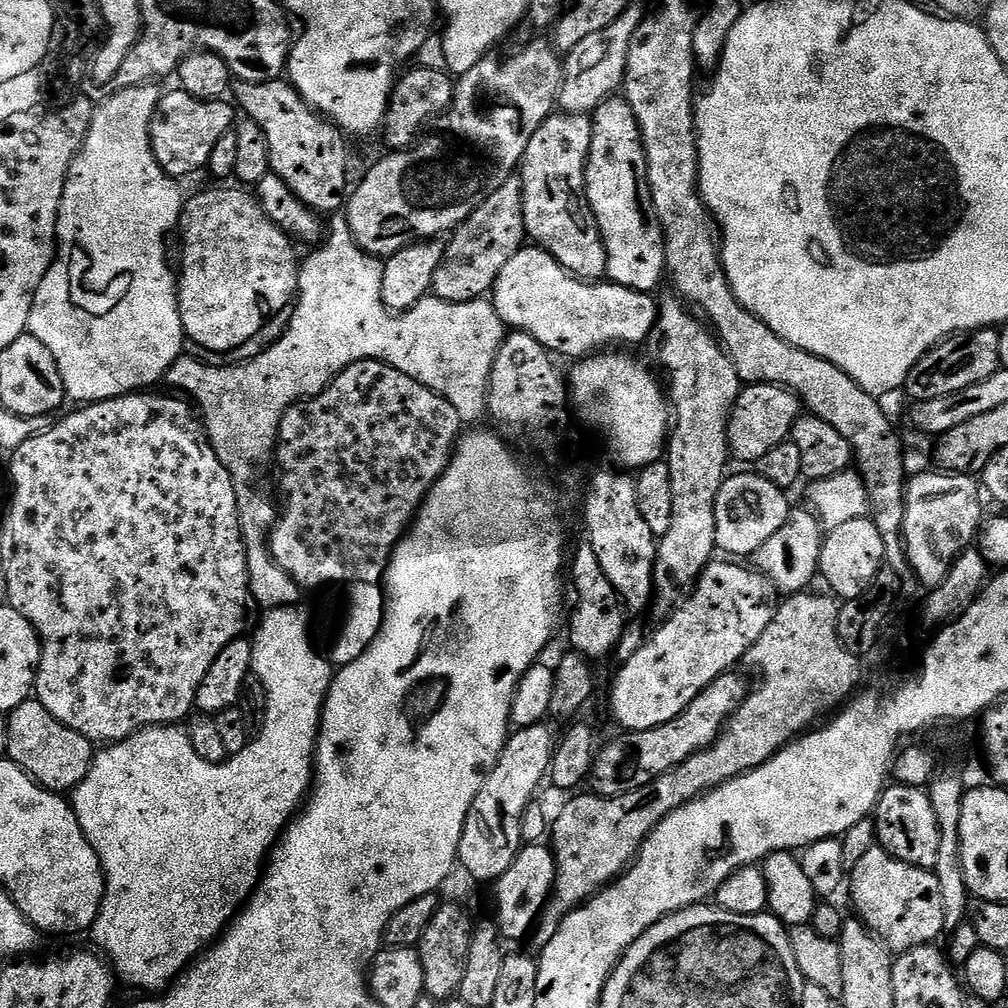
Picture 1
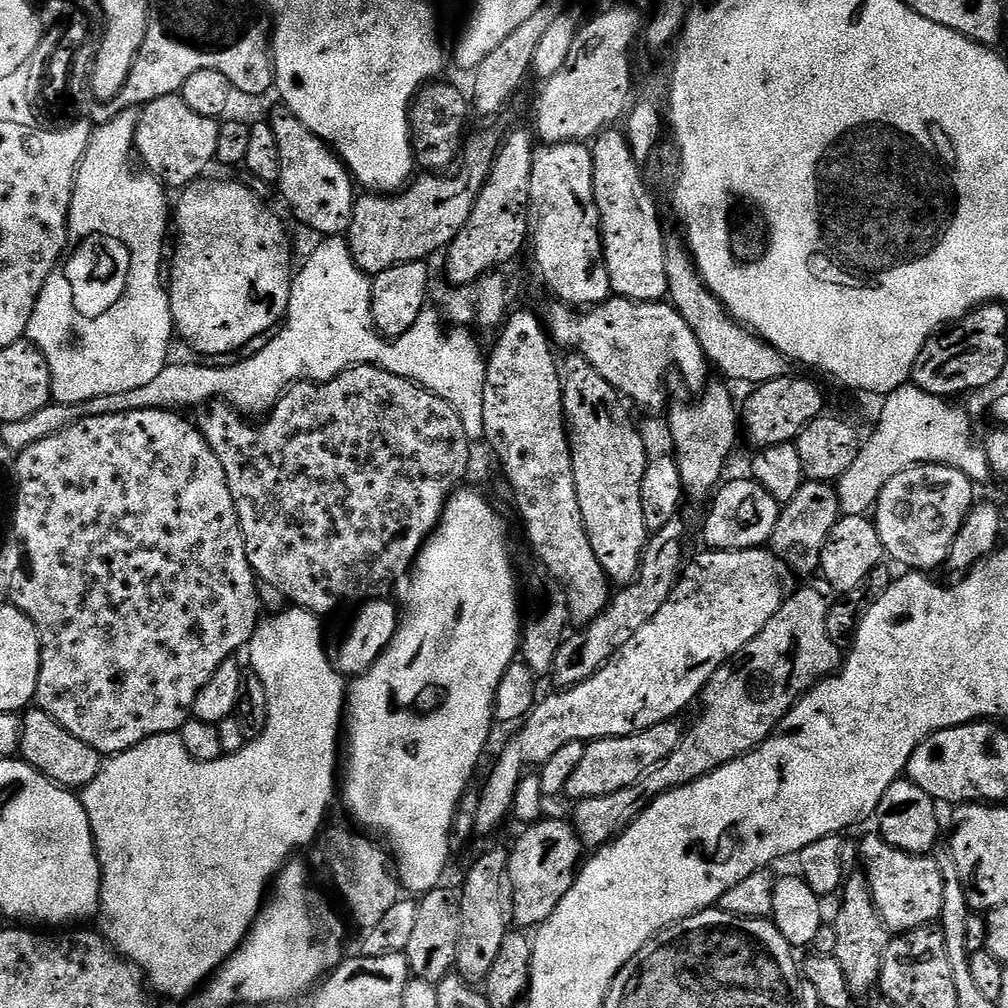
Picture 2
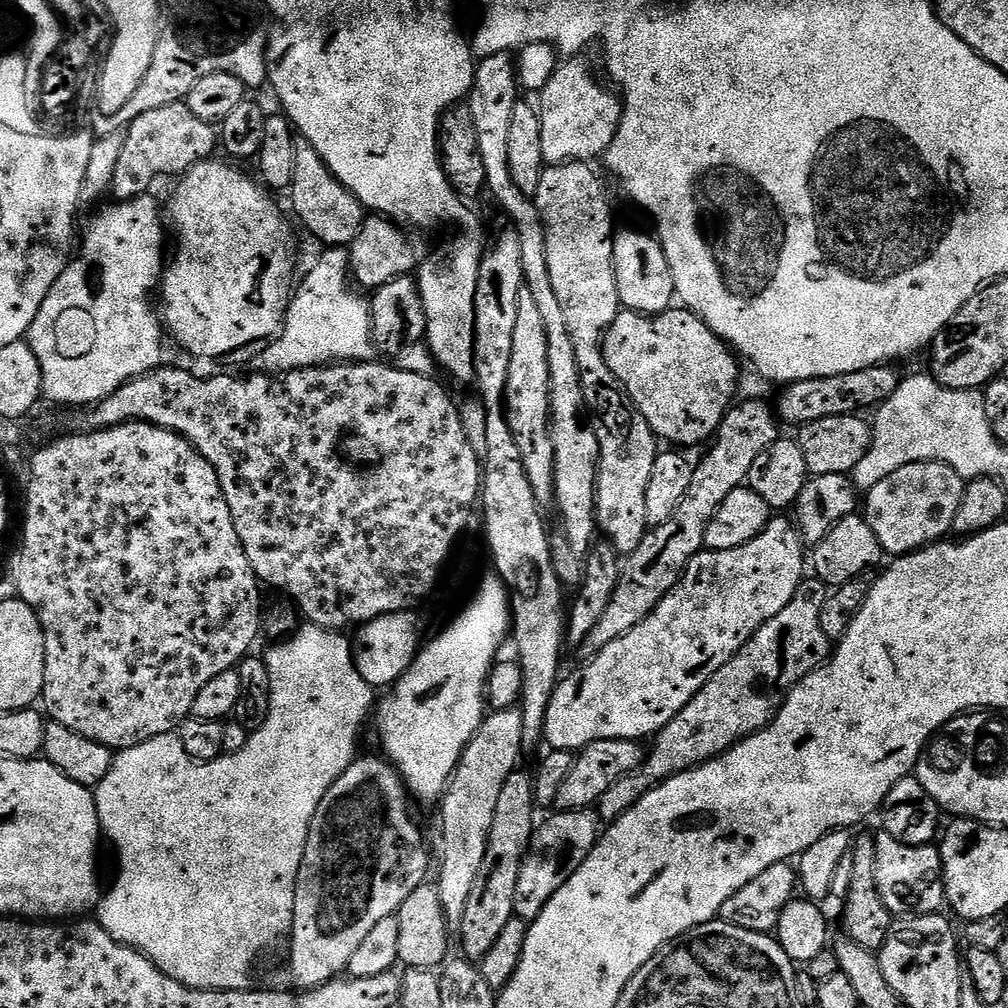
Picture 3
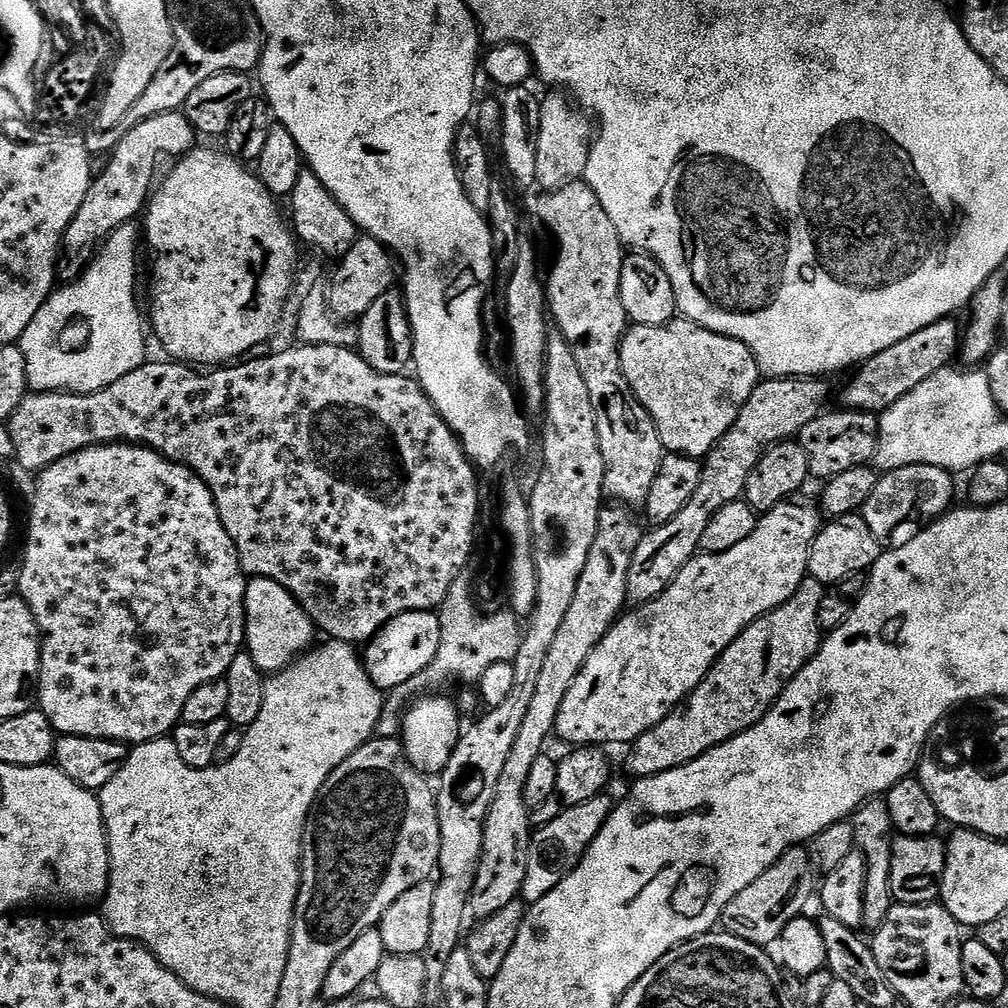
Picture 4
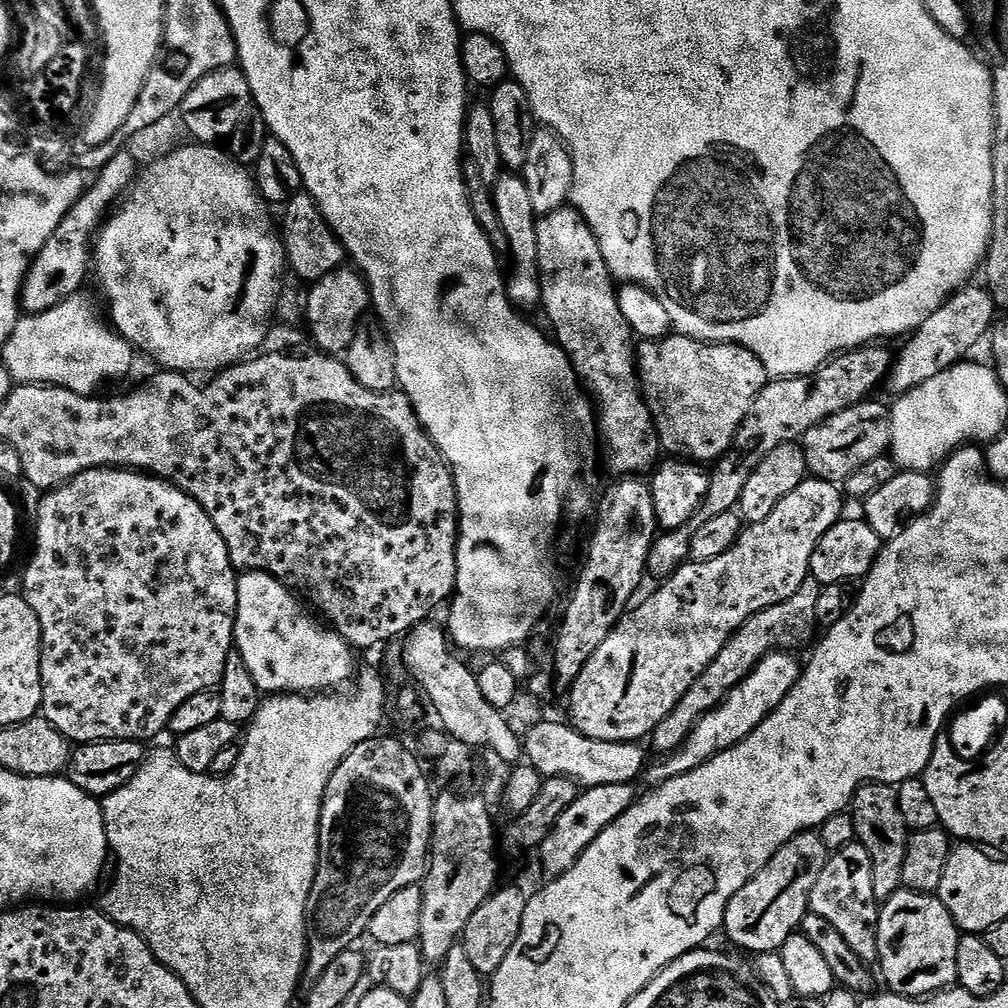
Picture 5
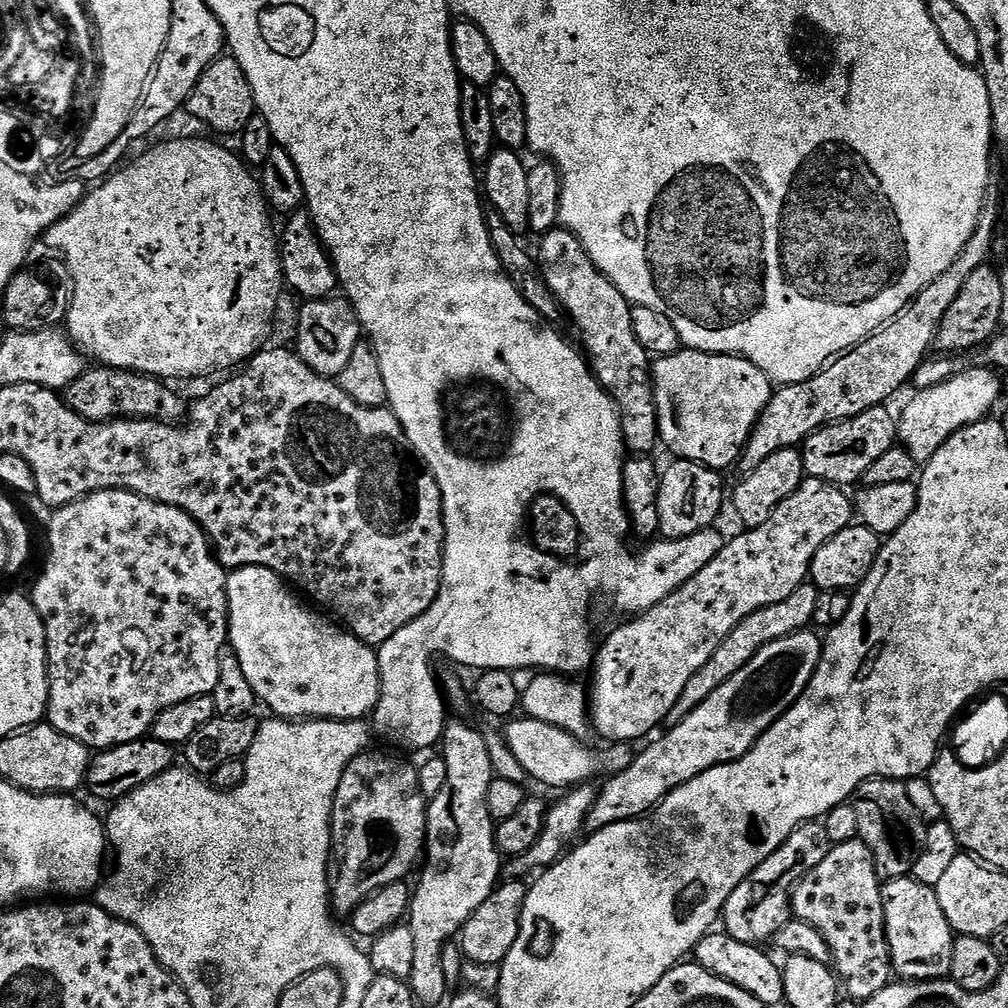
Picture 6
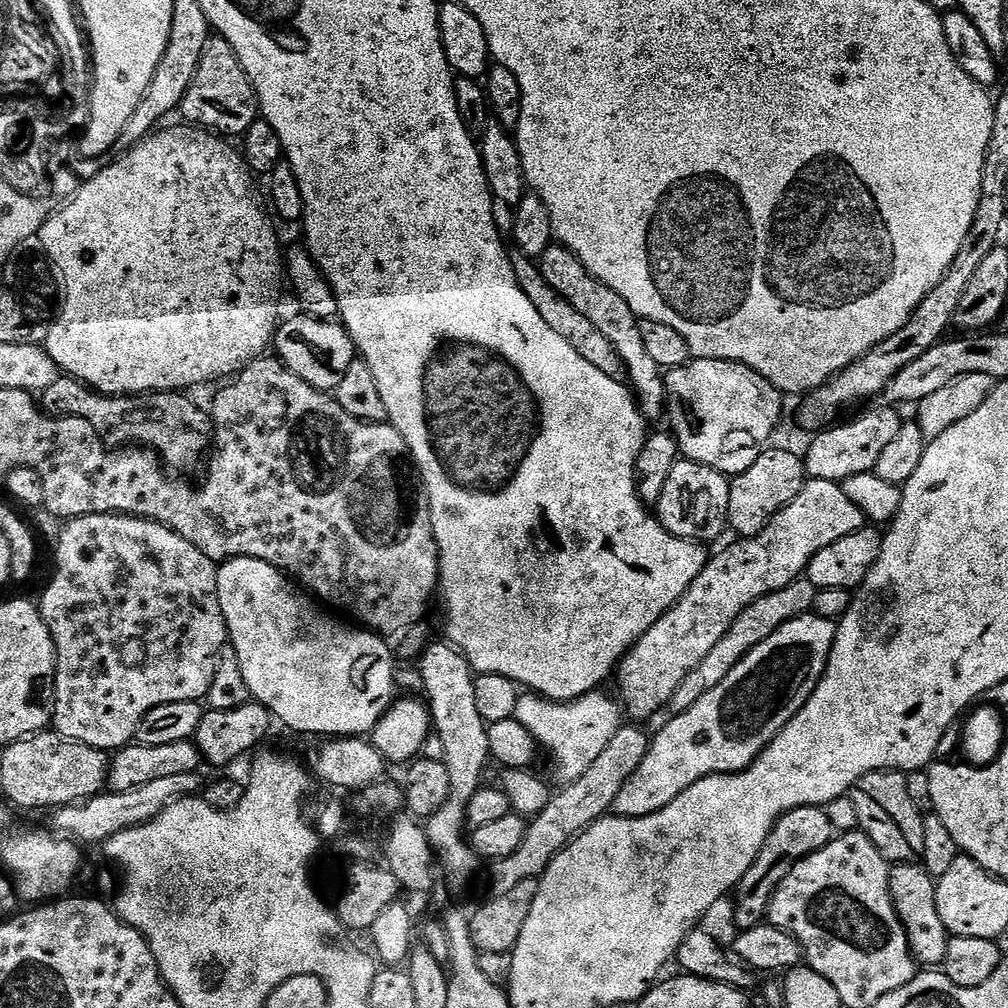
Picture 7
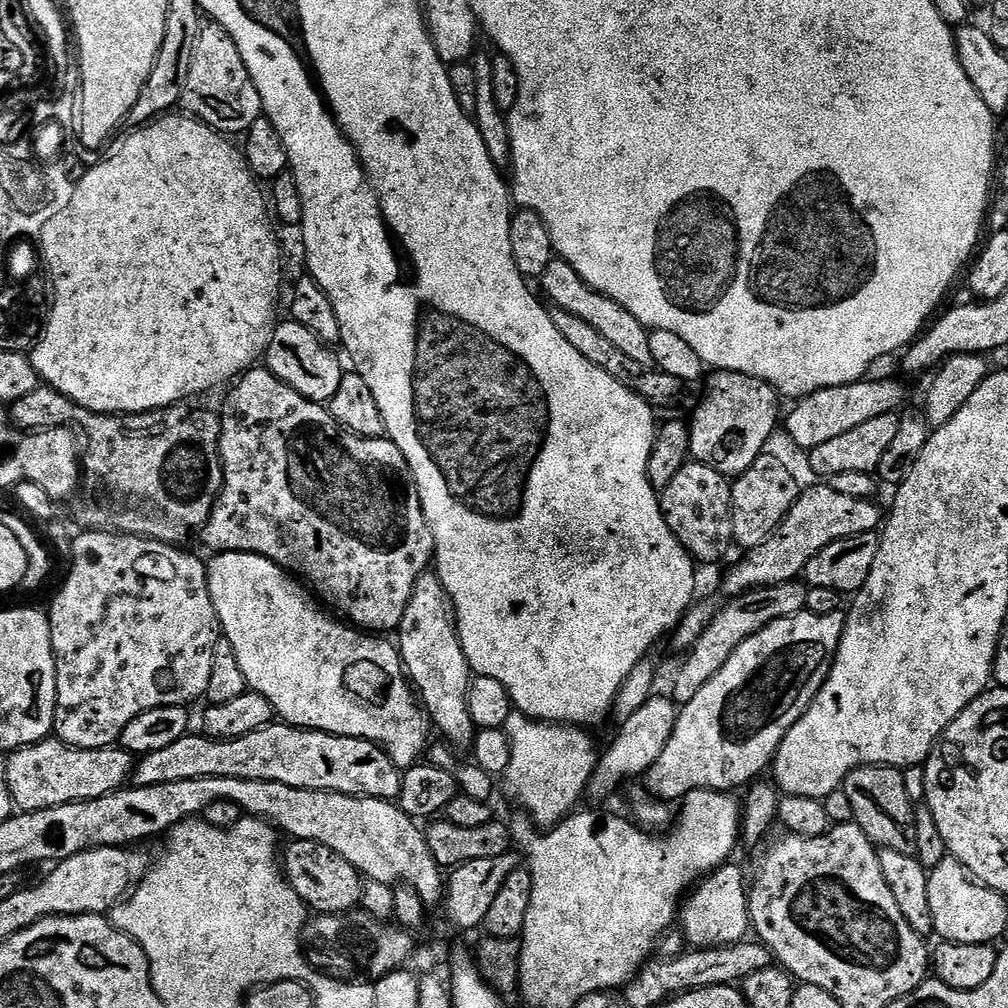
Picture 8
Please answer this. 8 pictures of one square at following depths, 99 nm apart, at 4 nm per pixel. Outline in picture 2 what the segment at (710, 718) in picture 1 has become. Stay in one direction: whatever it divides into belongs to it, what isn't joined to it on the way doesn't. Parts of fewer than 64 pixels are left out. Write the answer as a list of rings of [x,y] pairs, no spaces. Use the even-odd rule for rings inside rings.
[[[673,718],[629,736],[611,736],[591,741],[585,747],[578,770],[574,770],[570,782],[566,782],[563,795],[569,796],[572,802],[579,802],[585,798],[602,798],[606,794],[614,794],[638,782],[647,772],[663,764],[666,758],[670,758],[674,750],[678,750],[686,731],[685,725],[680,725],[680,722],[679,719]]]

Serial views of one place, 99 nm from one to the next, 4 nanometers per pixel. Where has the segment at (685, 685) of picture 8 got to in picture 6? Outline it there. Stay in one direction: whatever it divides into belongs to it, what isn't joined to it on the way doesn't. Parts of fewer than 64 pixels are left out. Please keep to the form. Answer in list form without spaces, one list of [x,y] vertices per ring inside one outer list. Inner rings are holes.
[[[806,582],[798,590],[794,590],[794,594],[790,594],[790,598],[786,598],[782,602],[774,602],[774,606],[754,610],[754,614],[742,618],[742,622],[738,622],[738,626],[734,626],[734,630],[730,630],[728,637],[722,642],[722,646],[718,646],[718,650],[714,650],[714,654],[710,654],[710,662],[706,662],[706,666],[702,666],[702,670],[698,670],[698,674],[694,674],[694,678],[690,678],[690,682],[686,682],[682,694],[678,694],[678,702],[674,702],[674,710],[670,710],[667,723],[669,725],[677,724],[686,718],[686,714],[694,714],[694,710],[698,710],[698,706],[702,706],[702,702],[706,702],[706,698],[710,698],[710,694],[714,694],[714,690],[718,690],[718,686],[722,686],[722,682],[730,682],[730,678],[734,678],[734,674],[738,674],[738,670],[742,670],[742,666],[746,666],[746,662],[750,662],[750,658],[754,658],[754,654],[758,654],[758,650],[762,650],[762,646],[774,642],[778,638],[786,638],[795,632],[805,631],[812,624],[814,606],[819,597],[820,592],[816,585]]]

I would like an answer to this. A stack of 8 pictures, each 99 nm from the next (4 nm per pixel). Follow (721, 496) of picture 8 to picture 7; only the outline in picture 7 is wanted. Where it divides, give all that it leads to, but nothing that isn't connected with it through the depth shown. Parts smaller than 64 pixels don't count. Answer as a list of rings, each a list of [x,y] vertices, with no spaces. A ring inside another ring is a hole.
[[[683,458],[677,460],[666,478],[662,498],[654,506],[661,526],[670,534],[683,540],[709,542],[729,531],[730,480],[724,473],[705,464]]]

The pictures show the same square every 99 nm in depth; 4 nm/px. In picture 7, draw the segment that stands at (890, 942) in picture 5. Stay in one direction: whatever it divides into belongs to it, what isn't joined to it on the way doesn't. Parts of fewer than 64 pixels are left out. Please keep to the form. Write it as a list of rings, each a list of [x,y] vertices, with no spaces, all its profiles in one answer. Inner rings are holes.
[[[919,863],[898,864],[889,871],[890,894],[896,913],[908,935],[908,947],[913,961],[920,966],[940,966],[946,958],[946,946],[950,935],[948,928],[938,918],[936,880]]]

